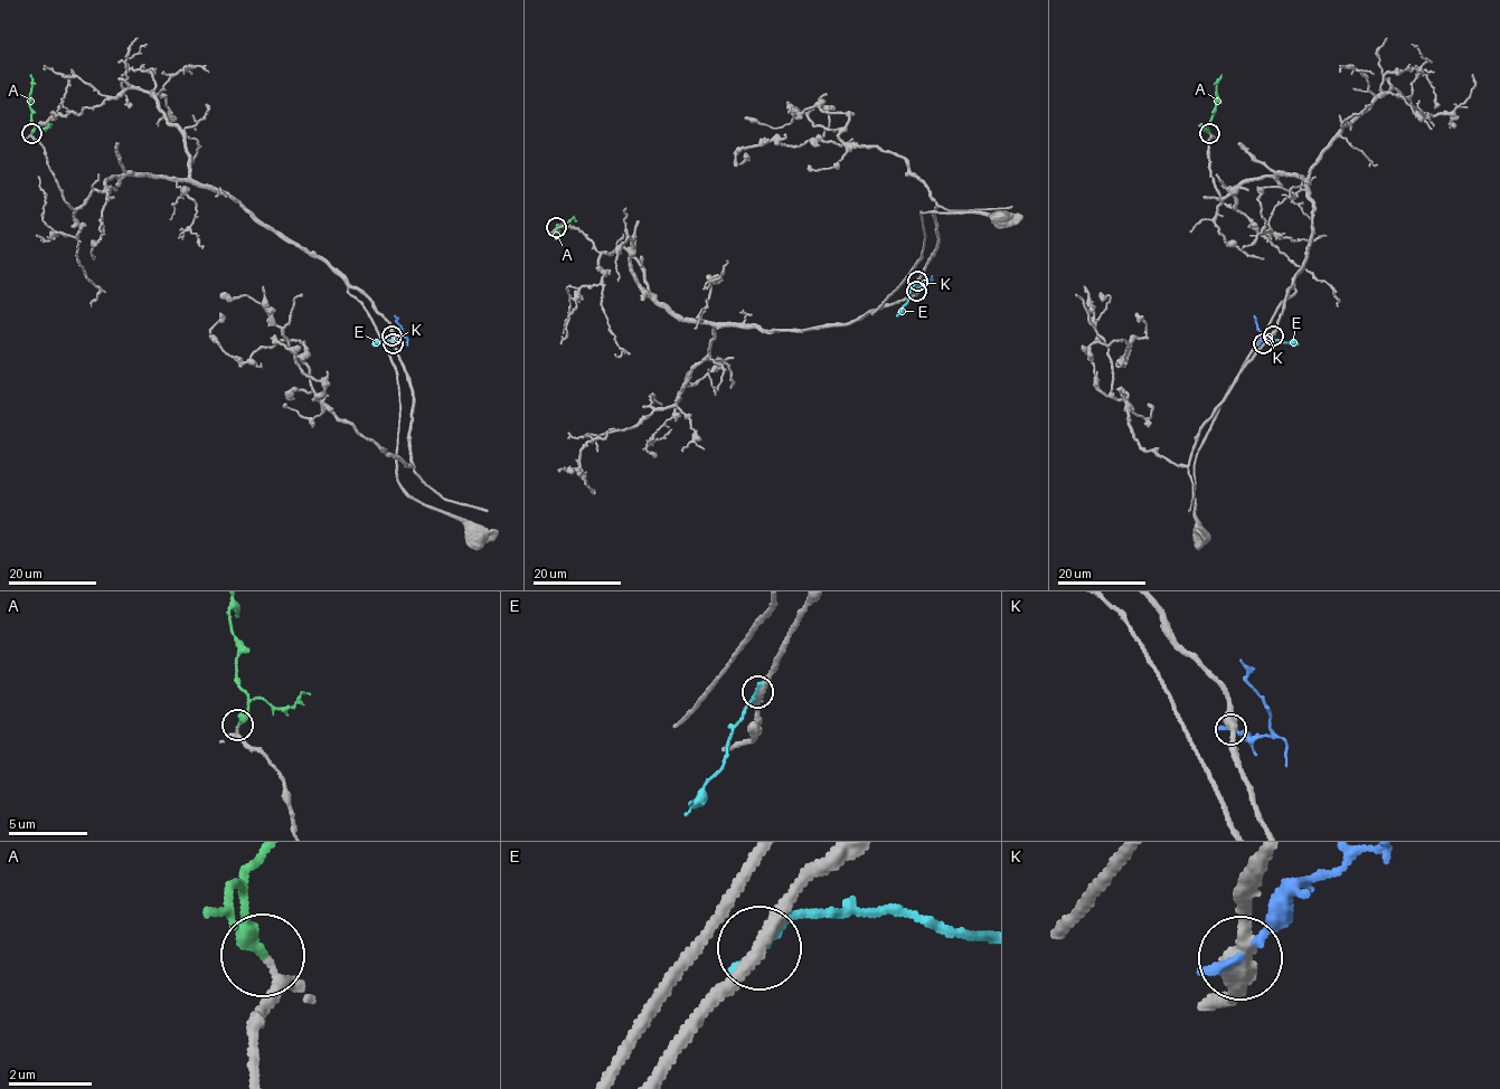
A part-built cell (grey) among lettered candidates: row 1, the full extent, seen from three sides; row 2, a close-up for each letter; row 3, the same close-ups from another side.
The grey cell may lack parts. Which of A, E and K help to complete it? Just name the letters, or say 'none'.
A

